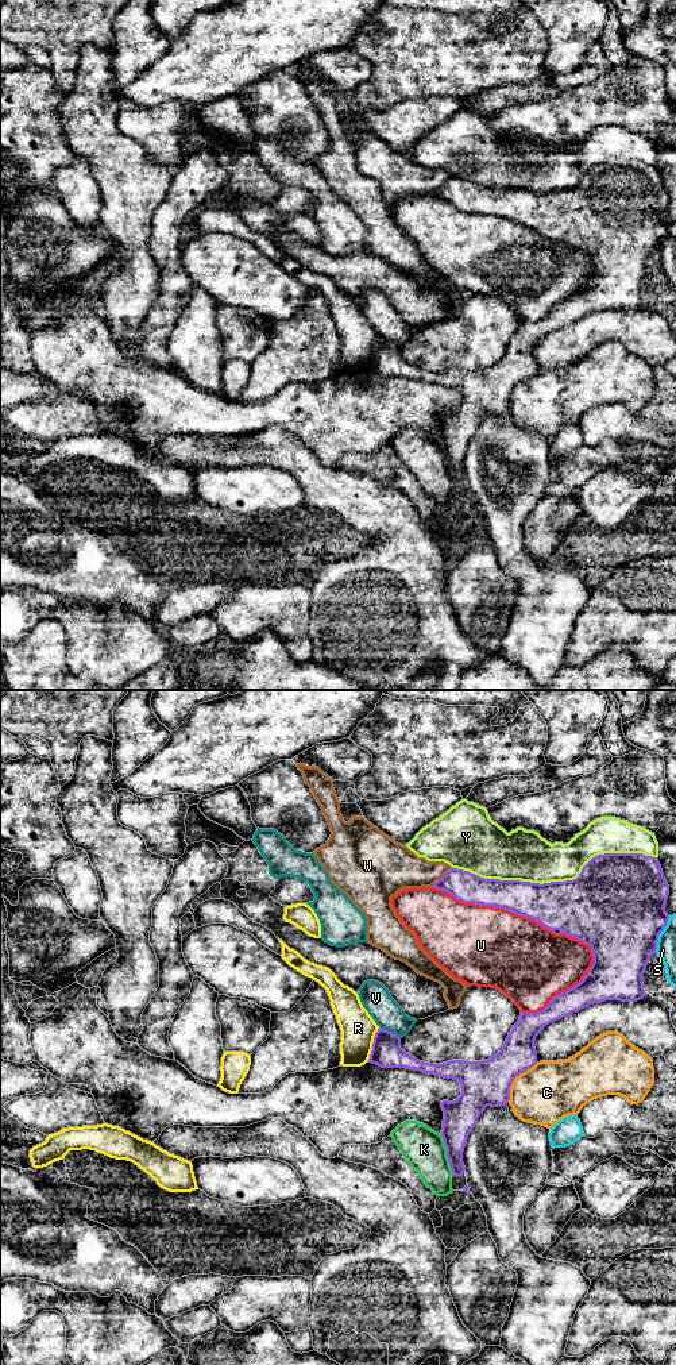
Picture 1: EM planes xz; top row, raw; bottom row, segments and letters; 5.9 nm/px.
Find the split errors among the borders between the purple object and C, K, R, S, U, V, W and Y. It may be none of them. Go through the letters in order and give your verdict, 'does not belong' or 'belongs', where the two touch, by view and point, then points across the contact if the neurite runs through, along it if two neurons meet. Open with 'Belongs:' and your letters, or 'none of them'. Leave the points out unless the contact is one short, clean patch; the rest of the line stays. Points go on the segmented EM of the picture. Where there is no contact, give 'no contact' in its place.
Belongs: none of them
C: does not belong | xz (514, 1078)
K: does not belong | xz (447, 1155)
R: does not belong | xz (373, 1045) | along xz (379, 1028), (374, 1037), (370, 1057), (366, 1061)
S: does not belong | xz (659, 934)
U: does not belong | xz (567, 990)
V: does not belong | xz (390, 1032)
W: does not belong | xz (443, 876)
Y: does not belong | xz (555, 882)

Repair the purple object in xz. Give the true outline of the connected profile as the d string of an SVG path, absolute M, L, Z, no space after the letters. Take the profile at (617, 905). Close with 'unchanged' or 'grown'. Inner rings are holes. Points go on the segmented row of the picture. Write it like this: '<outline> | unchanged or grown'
M604 853L592 857L573 880L540 884L484 879L468 871L451 868L433 884L433 888L445 891L464 903L505 909L534 919L549 930L561 930L590 945L594 956L594 963L580 983L556 995L544 1010L534 1014L521 1013L503 1048L488 1060L424 1063L402 1049L401 1038L395 1033L381 1027L375 1033L367 1063L382 1068L421 1071L460 1083L461 1095L453 1102L443 1100L440 1106L444 1111L441 1137L447 1157L453 1176L461 1176L466 1171L463 1152L478 1118L487 1106L501 1107L509 1103L514 1079L537 1064L534 1041L546 1025L592 1003L637 1002L646 995L642 975L650 956L656 953L658 936L669 919L665 913L669 886L656 857L642 853Z | unchanged

